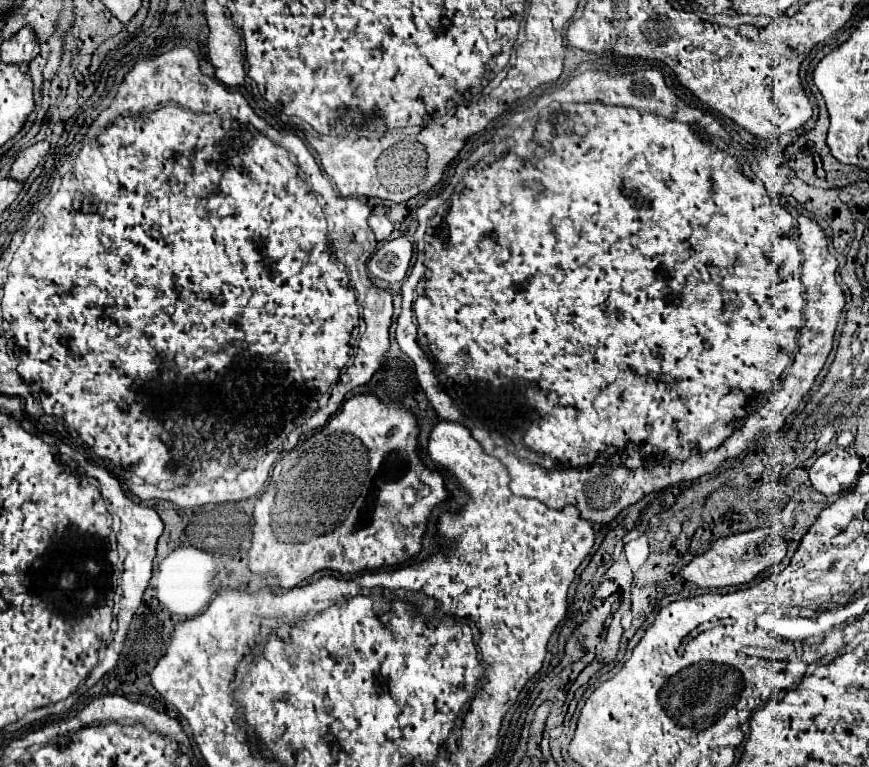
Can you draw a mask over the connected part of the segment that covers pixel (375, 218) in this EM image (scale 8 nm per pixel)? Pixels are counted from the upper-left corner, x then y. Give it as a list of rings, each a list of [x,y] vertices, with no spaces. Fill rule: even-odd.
[[[370,215],[368,225],[374,231],[374,235],[376,235],[378,241],[388,239],[390,233],[392,233],[392,223],[390,223],[390,219],[386,215]]]

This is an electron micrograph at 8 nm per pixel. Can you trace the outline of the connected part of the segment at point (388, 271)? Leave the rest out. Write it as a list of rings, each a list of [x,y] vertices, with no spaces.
[[[406,237],[384,241],[370,257],[368,271],[388,283],[398,283],[406,277],[412,259],[412,243]]]

